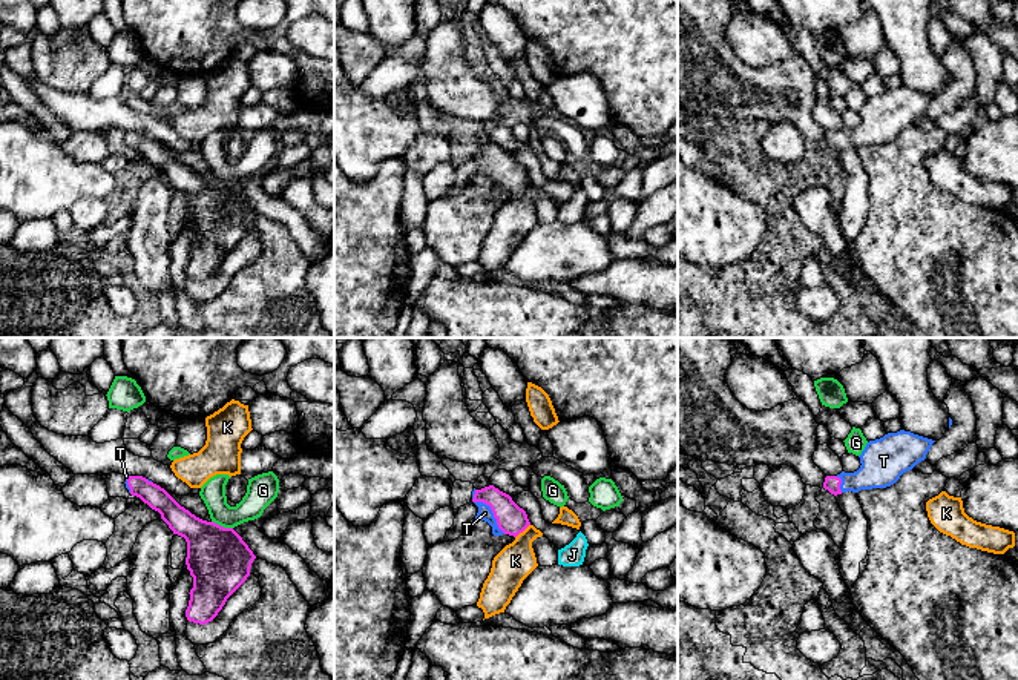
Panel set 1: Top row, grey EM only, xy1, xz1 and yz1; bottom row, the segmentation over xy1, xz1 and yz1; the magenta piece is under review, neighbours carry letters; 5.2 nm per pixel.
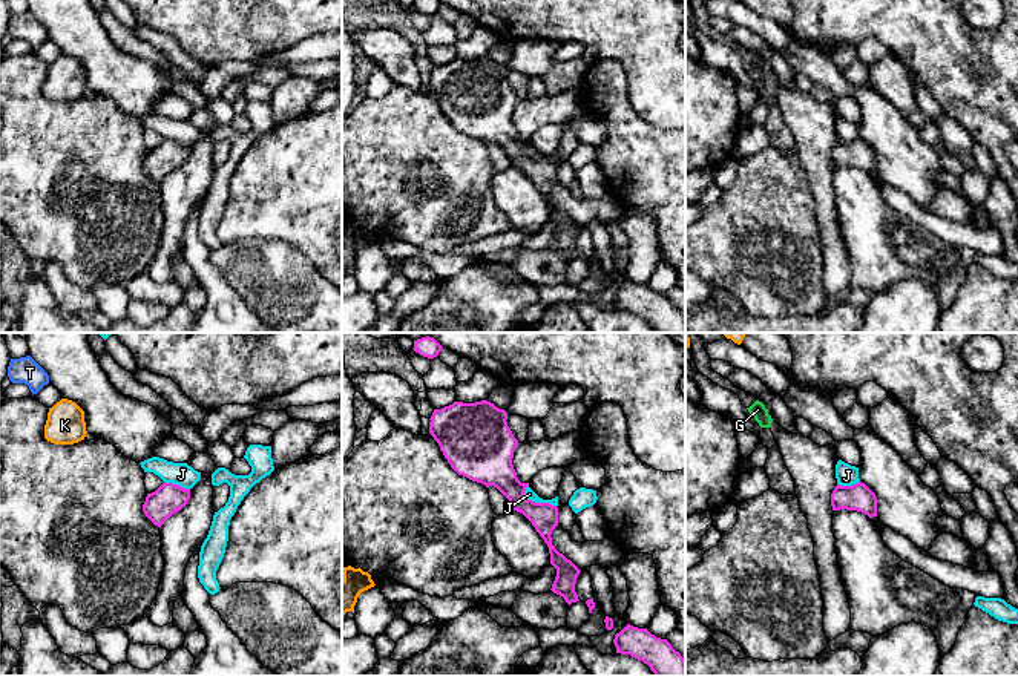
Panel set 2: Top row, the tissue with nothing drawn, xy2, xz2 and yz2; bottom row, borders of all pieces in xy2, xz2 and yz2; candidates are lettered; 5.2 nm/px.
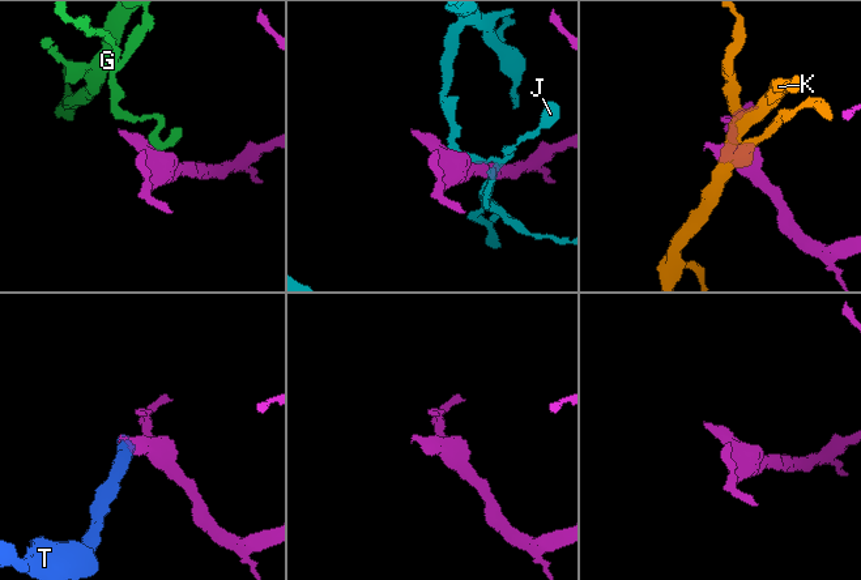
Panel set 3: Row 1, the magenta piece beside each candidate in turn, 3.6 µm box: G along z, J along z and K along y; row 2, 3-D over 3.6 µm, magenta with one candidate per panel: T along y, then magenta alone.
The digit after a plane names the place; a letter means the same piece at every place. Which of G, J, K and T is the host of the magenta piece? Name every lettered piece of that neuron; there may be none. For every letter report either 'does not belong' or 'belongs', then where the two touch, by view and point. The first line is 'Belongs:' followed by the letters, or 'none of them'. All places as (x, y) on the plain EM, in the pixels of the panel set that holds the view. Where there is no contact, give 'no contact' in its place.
Belongs: T
G: does not belong; contact xy1 (223, 183)
J: does not belong; contact xz2 (537, 160)
K: does not belong; contact xz1 (522, 188)
T: belongs; contact xz1 (489, 161)

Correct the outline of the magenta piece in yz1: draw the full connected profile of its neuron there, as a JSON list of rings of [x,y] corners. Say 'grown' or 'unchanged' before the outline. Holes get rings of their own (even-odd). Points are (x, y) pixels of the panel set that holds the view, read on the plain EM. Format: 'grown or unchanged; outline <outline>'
grown; outline [[[905,86],[888,89],[866,100],[859,112],[862,121],[857,127],[826,132],[823,144],[837,152],[846,147],[891,143],[903,129],[926,115],[934,98]]]

